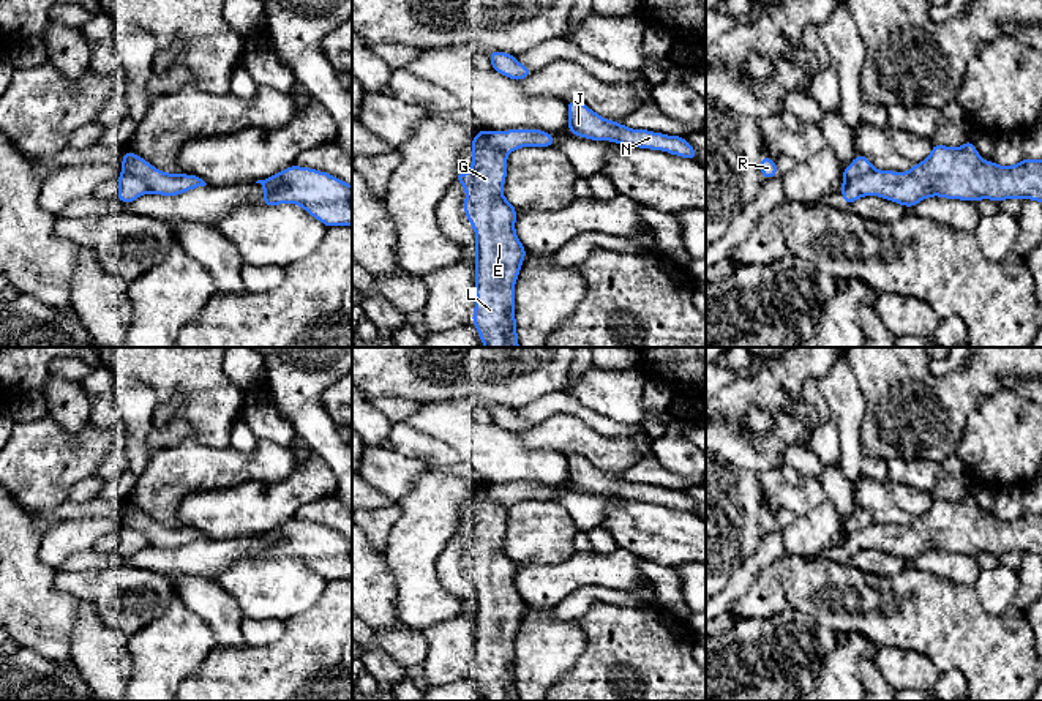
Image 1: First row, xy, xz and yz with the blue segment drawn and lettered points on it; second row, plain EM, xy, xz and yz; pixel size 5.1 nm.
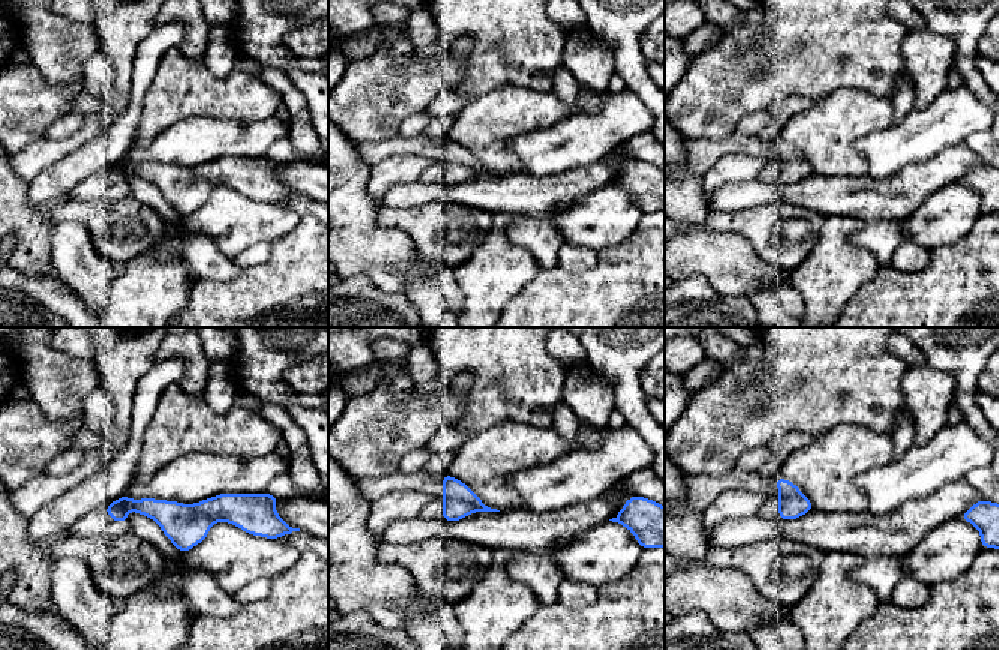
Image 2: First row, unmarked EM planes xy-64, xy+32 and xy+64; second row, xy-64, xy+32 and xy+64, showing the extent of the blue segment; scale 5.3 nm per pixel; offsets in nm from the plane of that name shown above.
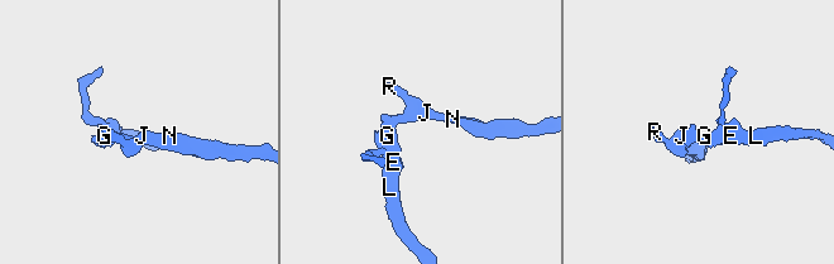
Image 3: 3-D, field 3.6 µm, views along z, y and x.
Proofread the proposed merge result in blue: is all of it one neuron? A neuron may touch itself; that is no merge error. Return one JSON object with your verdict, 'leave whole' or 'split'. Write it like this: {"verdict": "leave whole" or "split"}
{"verdict": "split"}

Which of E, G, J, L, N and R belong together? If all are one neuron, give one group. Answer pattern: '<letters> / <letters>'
E G L / J N R

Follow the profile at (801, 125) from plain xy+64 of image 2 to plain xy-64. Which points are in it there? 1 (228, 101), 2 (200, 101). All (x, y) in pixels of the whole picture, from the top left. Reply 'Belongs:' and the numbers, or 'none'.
Belongs: 1, 2

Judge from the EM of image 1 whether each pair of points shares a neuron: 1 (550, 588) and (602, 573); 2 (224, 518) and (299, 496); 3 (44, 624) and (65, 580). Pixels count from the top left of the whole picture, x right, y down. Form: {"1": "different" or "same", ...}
{"1": "same", "2": "same", "3": "different"}

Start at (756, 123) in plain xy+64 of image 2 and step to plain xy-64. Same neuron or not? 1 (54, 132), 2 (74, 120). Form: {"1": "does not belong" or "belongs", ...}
{"1": "belongs", "2": "belongs"}

